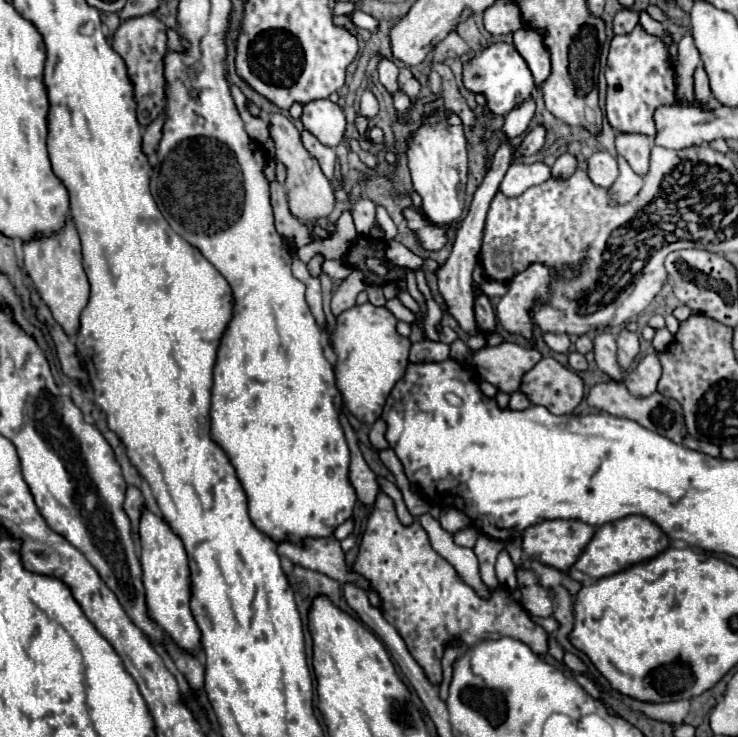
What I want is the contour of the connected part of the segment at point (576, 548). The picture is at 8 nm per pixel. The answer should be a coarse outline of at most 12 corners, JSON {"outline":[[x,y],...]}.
{"outline":[[544,520],[524,530],[522,550],[566,572],[594,528]]}

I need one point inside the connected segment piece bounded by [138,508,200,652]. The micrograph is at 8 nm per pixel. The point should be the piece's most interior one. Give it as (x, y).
(166, 577)

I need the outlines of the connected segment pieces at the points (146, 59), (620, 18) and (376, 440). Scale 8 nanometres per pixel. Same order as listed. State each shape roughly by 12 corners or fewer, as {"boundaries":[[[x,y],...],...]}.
{"boundaries":[[[154,16],[120,24],[124,58],[140,126],[166,106],[166,26]],[[624,8],[614,16],[614,34],[628,34],[640,12]],[[376,420],[370,442],[378,452],[388,448],[384,420]]]}

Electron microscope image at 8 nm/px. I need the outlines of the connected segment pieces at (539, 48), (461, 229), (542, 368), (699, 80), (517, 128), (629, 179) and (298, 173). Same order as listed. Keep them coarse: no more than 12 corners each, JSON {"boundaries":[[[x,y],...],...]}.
{"boundaries":[[[514,32],[514,48],[526,60],[536,84],[550,74],[550,54],[540,32]],[[502,144],[460,222],[450,258],[436,270],[448,312],[468,334],[474,320],[472,270],[488,206],[510,162]],[[548,356],[524,374],[532,404],[570,414],[584,380]],[[702,64],[694,70],[696,100],[708,102],[712,92]],[[534,98],[506,114],[508,138],[528,130],[536,108]],[[618,156],[620,176],[608,188],[610,204],[626,204],[642,178]],[[284,114],[268,116],[292,214],[332,212],[334,190]]]}

